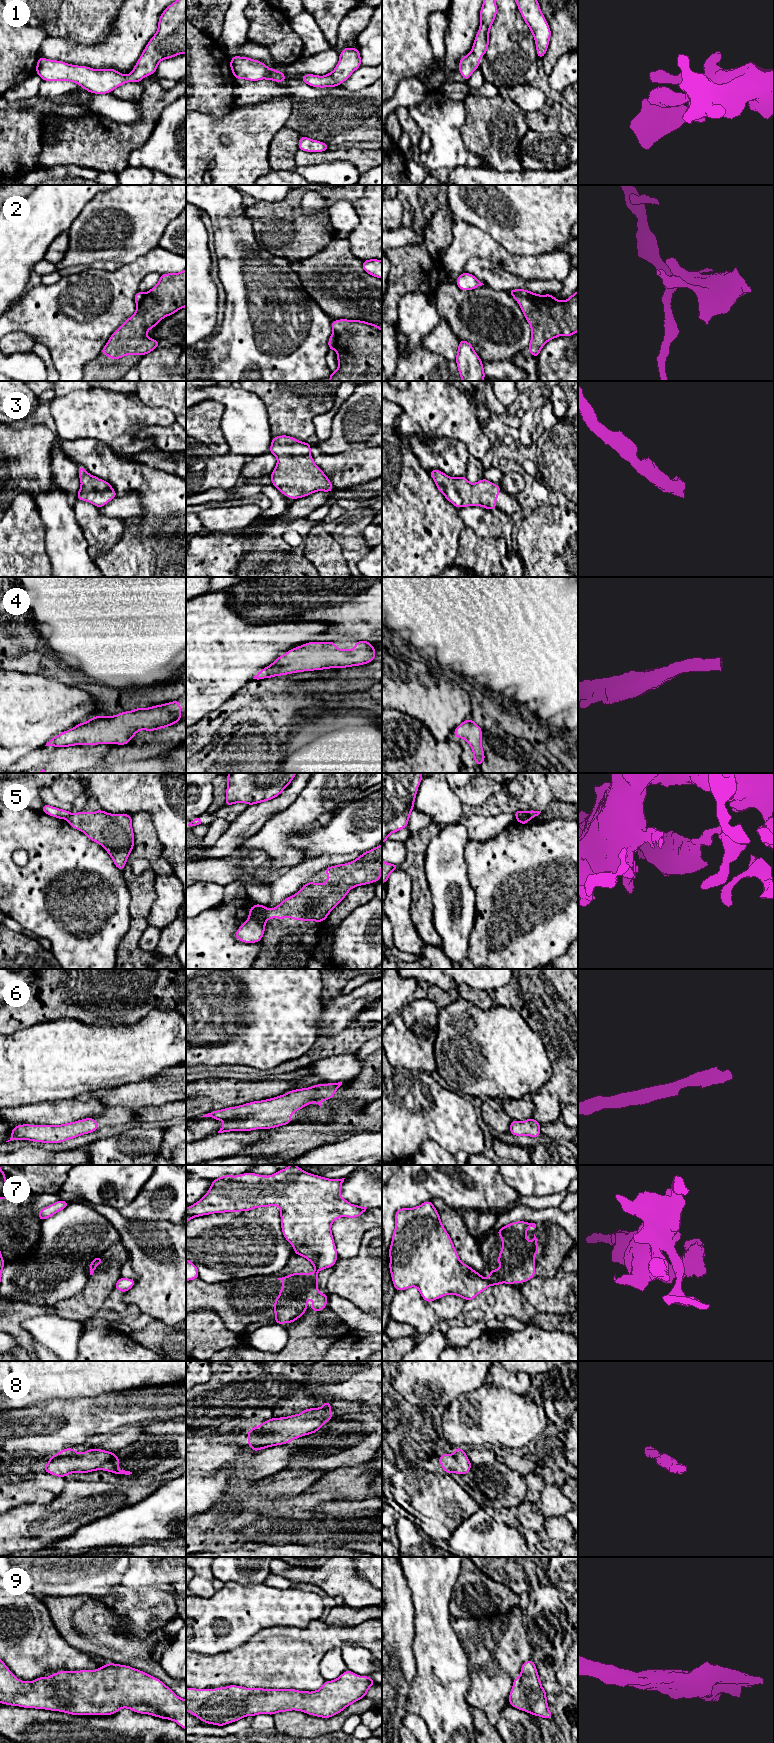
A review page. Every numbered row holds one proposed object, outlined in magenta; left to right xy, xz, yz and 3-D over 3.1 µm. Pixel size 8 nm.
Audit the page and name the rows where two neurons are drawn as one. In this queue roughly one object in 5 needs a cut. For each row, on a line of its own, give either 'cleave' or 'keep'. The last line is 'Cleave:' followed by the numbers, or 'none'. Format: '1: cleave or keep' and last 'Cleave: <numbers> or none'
1: keep
2: cleave
3: keep
4: keep
5: cleave
6: keep
7: cleave
8: keep
9: keep
Cleave: 2, 5, 7

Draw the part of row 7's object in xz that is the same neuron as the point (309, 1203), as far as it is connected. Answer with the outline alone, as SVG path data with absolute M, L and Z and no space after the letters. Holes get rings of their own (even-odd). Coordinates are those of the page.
M296 1165L264 1176L244 1173L224 1175L211 1180L208 1192L196 1203L186 1208L186 1224L190 1219L213 1213L250 1211L259 1207L281 1208L281 1229L285 1239L293 1246L296 1255L309 1260L315 1270L333 1267L338 1259L331 1225L340 1217L356 1218L367 1207L353 1205L340 1196L345 1178L329 1179L308 1173Z

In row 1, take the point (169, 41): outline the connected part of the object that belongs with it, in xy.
M177 0L170 4L161 14L158 21L158 29L155 35L150 39L145 49L143 50L140 58L134 66L132 72L129 75L123 75L115 69L92 69L87 66L71 65L58 60L49 60L39 56L36 65L36 74L44 81L70 81L80 85L84 90L94 94L106 94L111 93L114 89L127 82L141 82L141 80L154 74L156 72L158 64L164 60L173 58L179 54L186 54L186 0Z

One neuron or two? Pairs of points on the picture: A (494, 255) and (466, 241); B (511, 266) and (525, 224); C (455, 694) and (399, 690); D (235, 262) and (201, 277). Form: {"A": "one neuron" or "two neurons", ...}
{"A": "one neuron", "B": "two neurons", "C": "one neuron", "D": "two neurons"}

